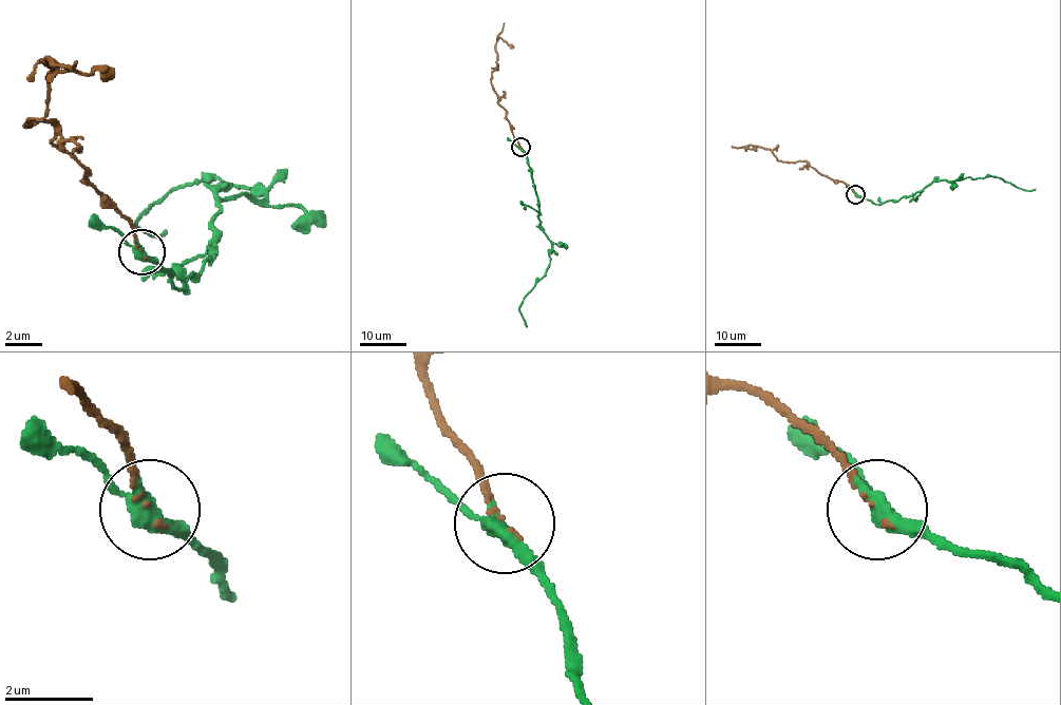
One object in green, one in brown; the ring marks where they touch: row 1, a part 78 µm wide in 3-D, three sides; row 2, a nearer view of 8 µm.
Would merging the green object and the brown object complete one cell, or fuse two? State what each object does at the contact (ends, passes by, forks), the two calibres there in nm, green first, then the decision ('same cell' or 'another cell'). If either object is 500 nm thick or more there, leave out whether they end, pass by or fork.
green passes by; brown ends there; 360 nm thick on the green side, 90 nm on the other; same cell

